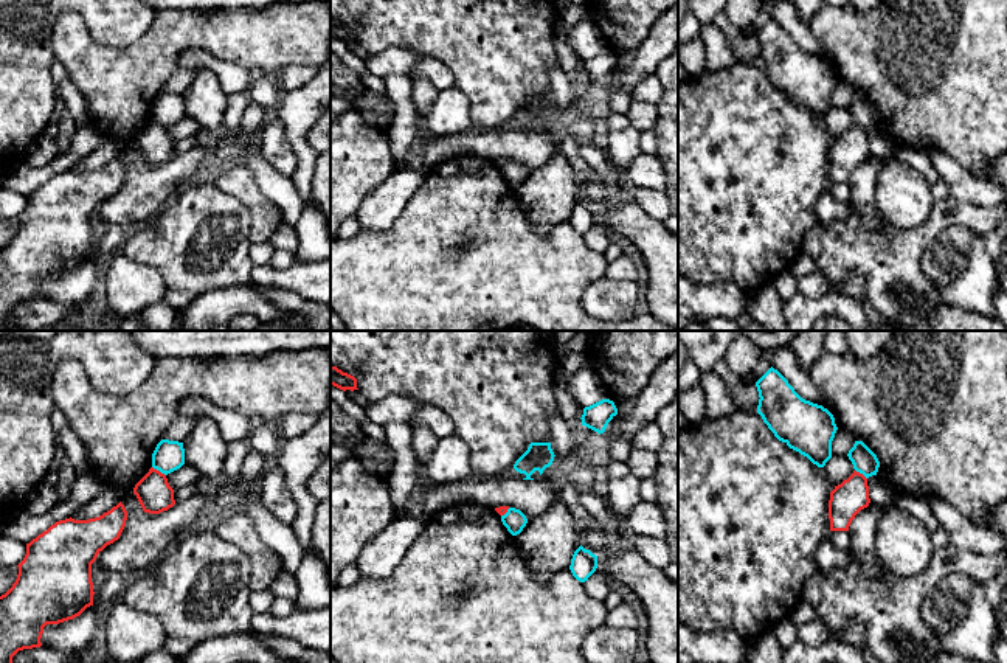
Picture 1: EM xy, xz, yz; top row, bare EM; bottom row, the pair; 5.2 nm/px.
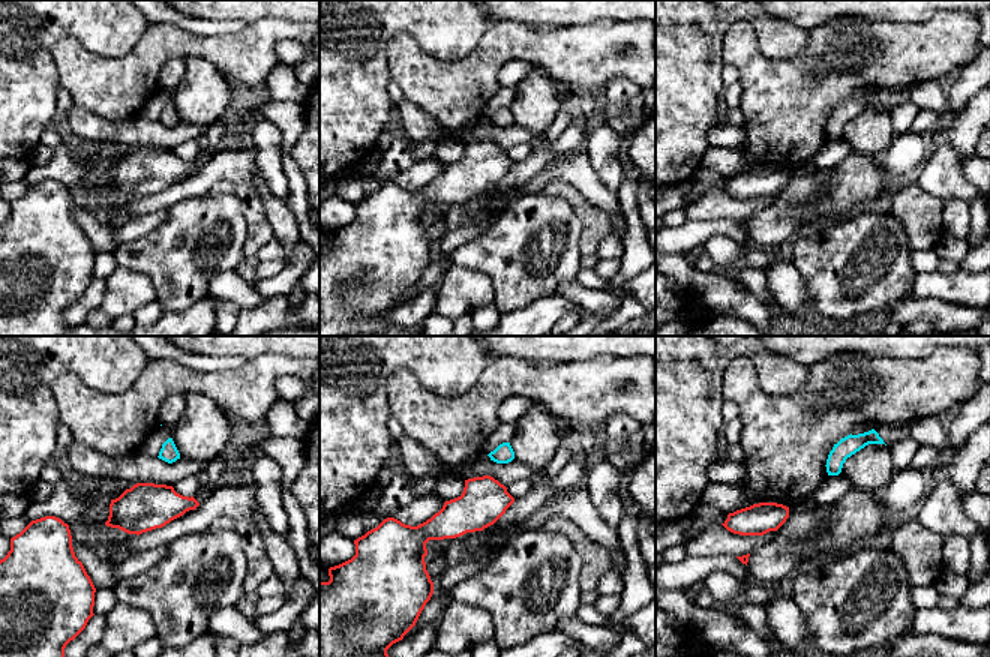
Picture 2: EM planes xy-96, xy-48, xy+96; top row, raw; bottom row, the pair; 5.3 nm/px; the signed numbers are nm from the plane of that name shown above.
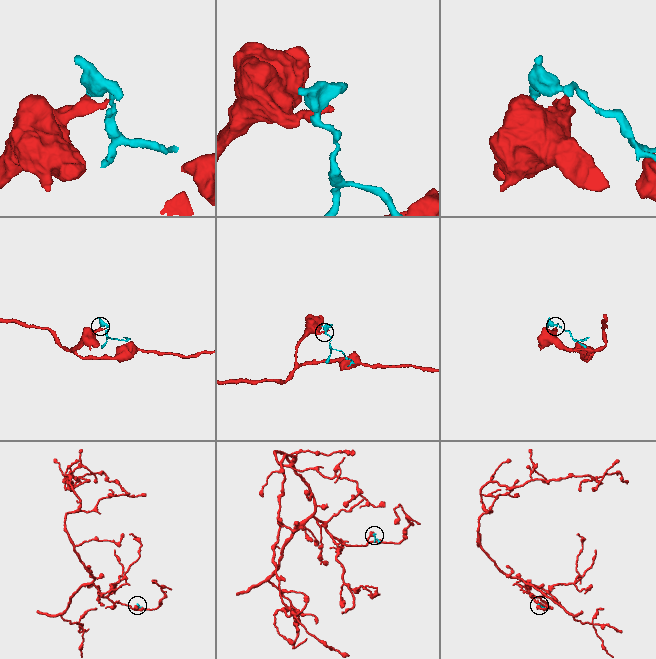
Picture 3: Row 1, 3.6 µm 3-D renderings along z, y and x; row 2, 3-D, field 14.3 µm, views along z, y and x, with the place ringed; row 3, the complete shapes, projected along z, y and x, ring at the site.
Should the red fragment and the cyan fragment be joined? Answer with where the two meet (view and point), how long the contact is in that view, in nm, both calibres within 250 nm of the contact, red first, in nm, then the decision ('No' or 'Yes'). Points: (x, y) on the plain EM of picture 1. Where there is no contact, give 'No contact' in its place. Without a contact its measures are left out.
Touches red at xy (159, 123). Shared border 90 nm. Thickness 180 nm (red) against 160 nm. No

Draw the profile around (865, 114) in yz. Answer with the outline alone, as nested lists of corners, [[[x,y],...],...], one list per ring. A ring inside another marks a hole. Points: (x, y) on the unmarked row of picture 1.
[[[855,93],[847,109],[852,113],[853,121],[863,126],[866,130],[877,127],[880,113],[863,93]]]

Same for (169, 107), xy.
[[[161,92],[152,106],[152,120],[168,127],[185,116],[183,95]]]

